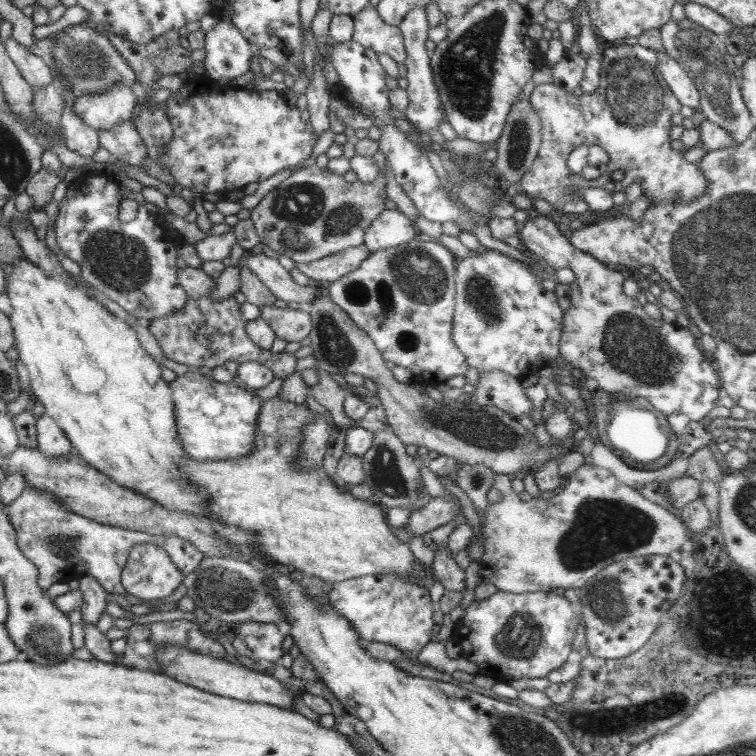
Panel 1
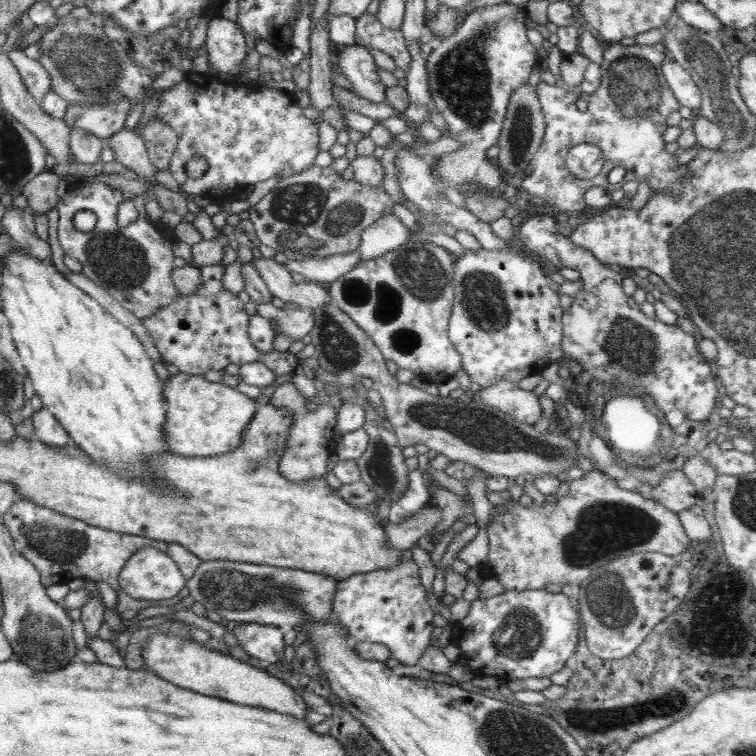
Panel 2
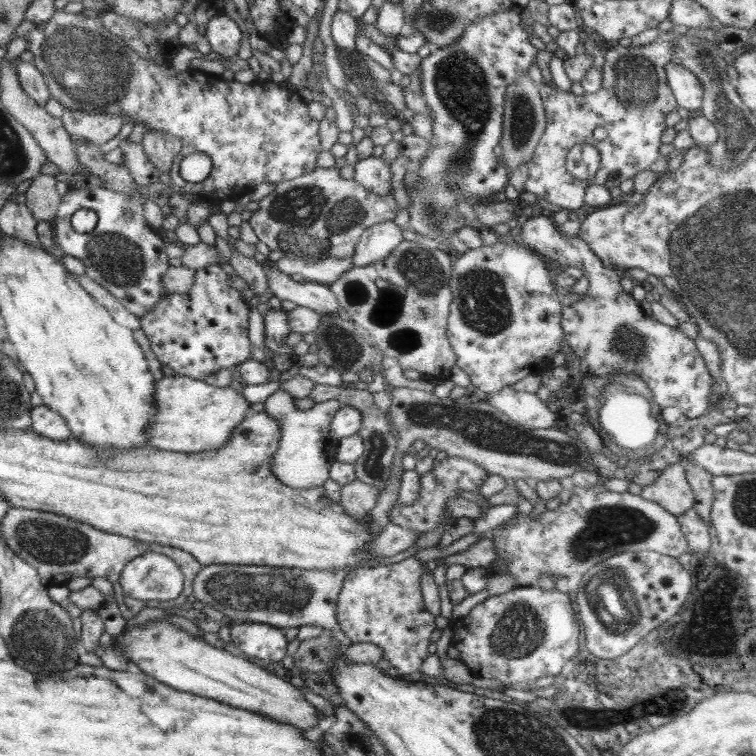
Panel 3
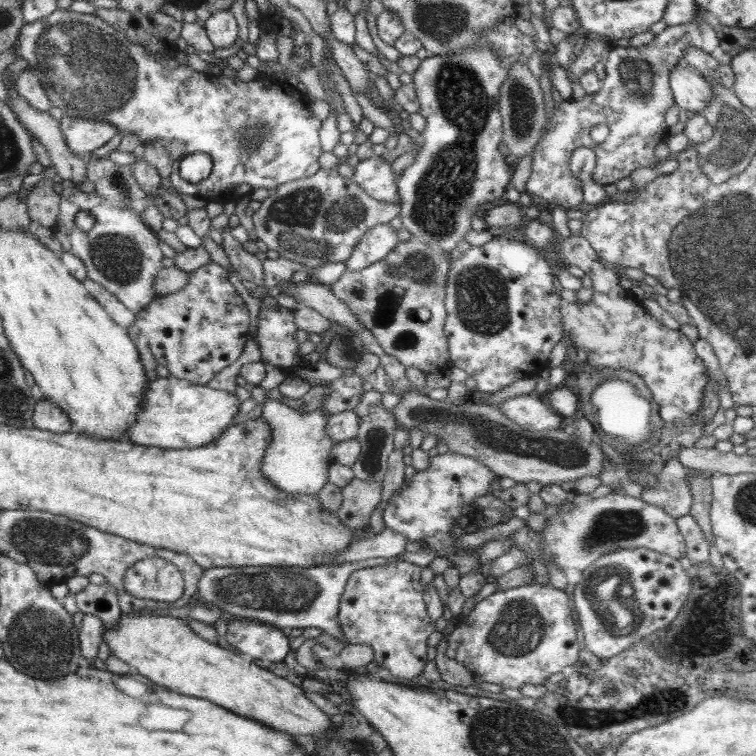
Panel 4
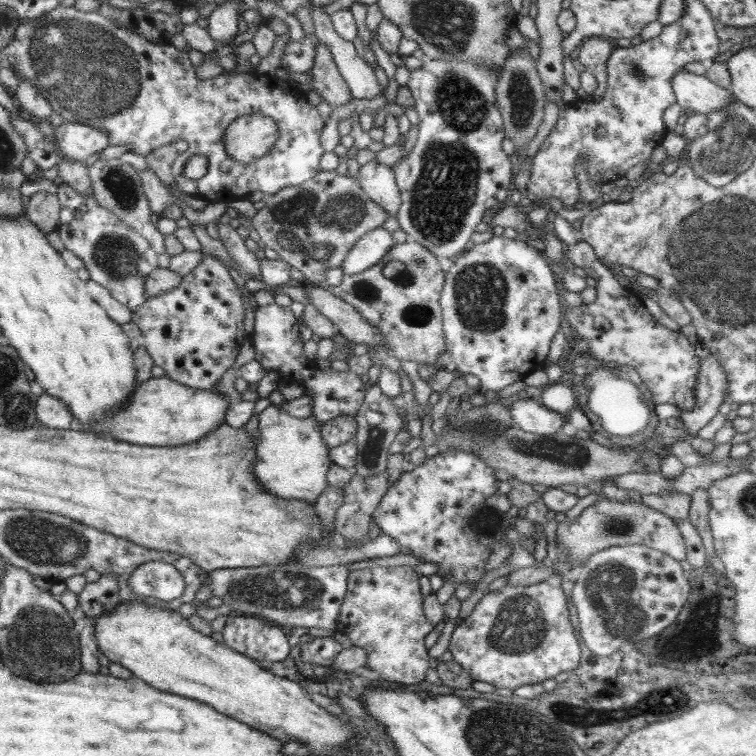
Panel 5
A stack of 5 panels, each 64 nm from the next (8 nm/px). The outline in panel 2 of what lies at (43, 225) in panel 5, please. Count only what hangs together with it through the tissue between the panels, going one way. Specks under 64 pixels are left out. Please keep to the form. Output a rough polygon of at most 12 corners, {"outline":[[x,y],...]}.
{"outline":[[41,171],[23,186],[28,208],[46,214],[59,200],[61,177]]}

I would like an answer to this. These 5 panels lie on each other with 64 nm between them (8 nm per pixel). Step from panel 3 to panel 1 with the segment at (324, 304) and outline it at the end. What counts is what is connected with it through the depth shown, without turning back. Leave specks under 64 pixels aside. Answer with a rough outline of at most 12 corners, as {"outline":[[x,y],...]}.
{"outline":[[264,253],[246,268],[277,300],[306,308],[320,295],[318,284],[300,286],[278,260]]}

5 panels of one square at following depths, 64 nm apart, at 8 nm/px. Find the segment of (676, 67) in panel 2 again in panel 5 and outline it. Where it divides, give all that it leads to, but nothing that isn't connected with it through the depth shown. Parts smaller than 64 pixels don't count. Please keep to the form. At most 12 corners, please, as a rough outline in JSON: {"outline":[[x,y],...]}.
{"outline":[[685,69],[672,79],[687,113],[710,114],[733,96],[704,75]]}

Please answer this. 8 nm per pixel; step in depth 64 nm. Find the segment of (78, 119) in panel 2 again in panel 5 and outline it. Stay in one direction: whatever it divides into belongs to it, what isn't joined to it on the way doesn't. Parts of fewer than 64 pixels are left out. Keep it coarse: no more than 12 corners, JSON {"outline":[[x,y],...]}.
{"outline":[[67,120],[55,127],[55,146],[85,162],[103,151],[105,130]]}

